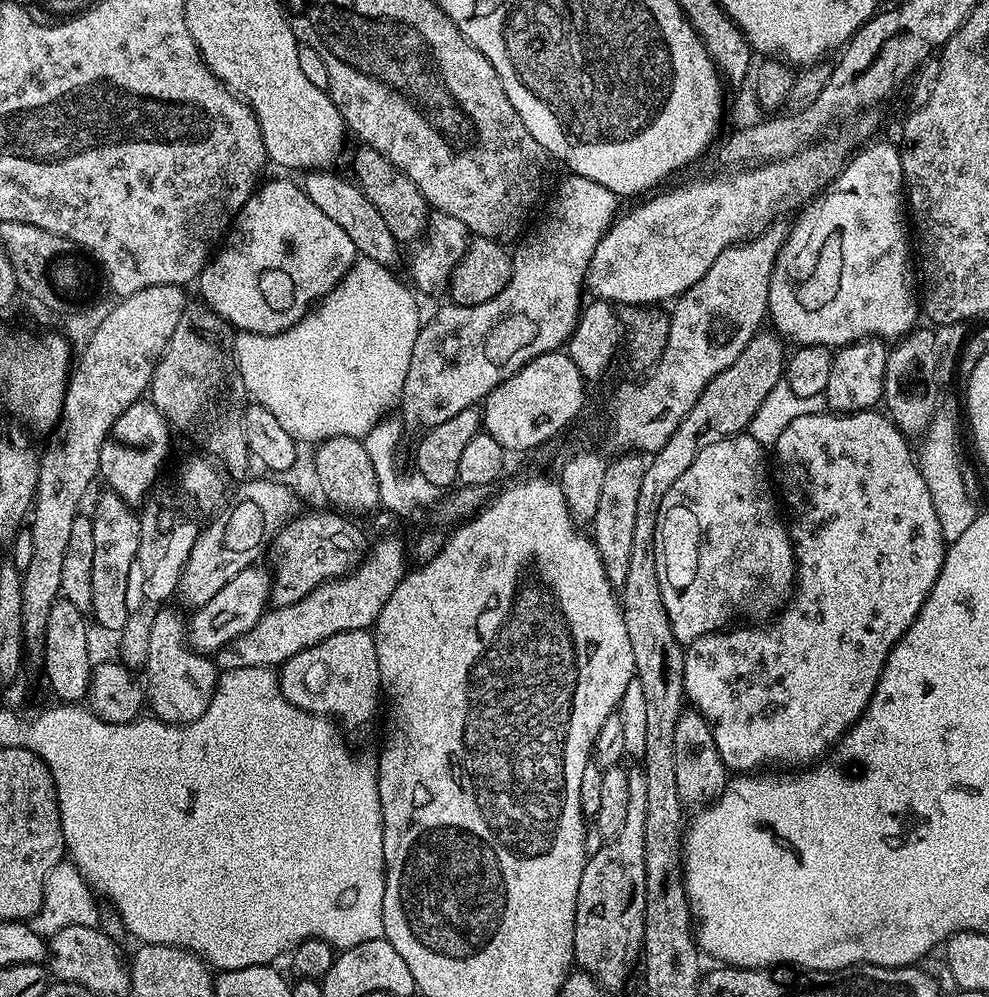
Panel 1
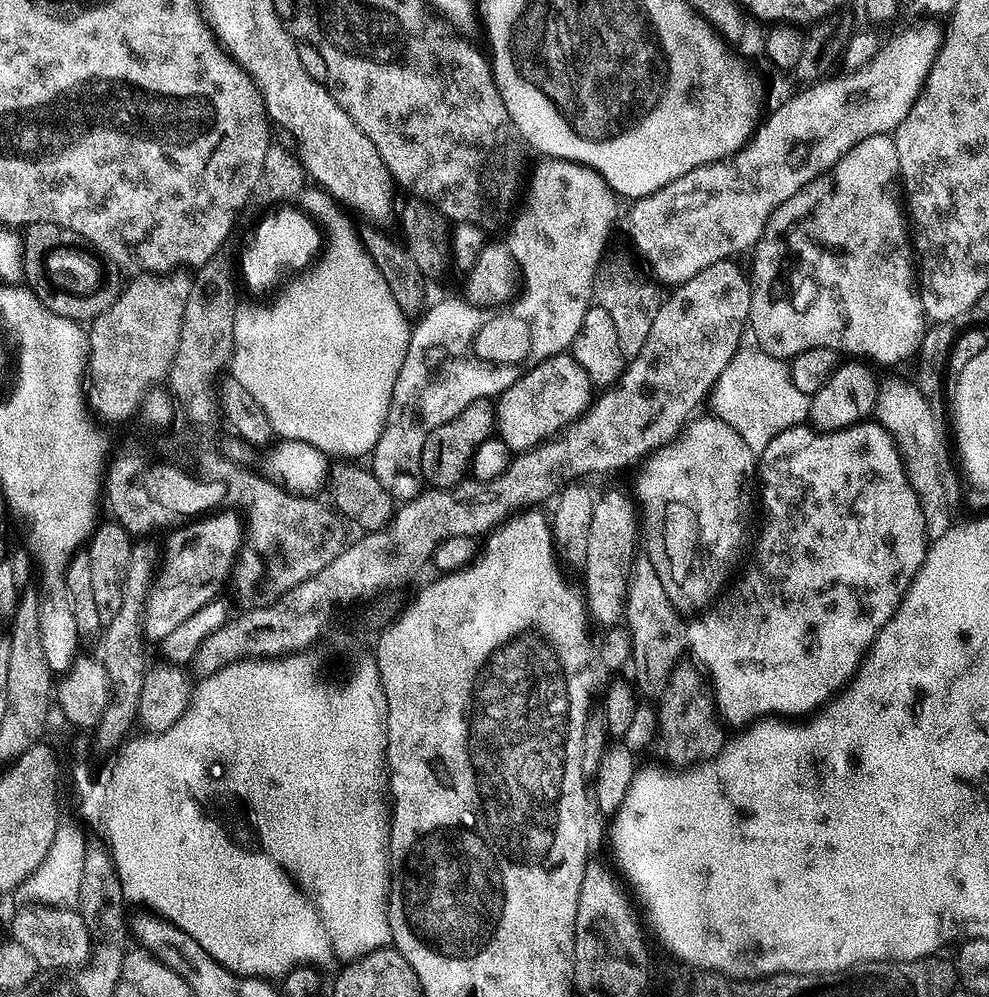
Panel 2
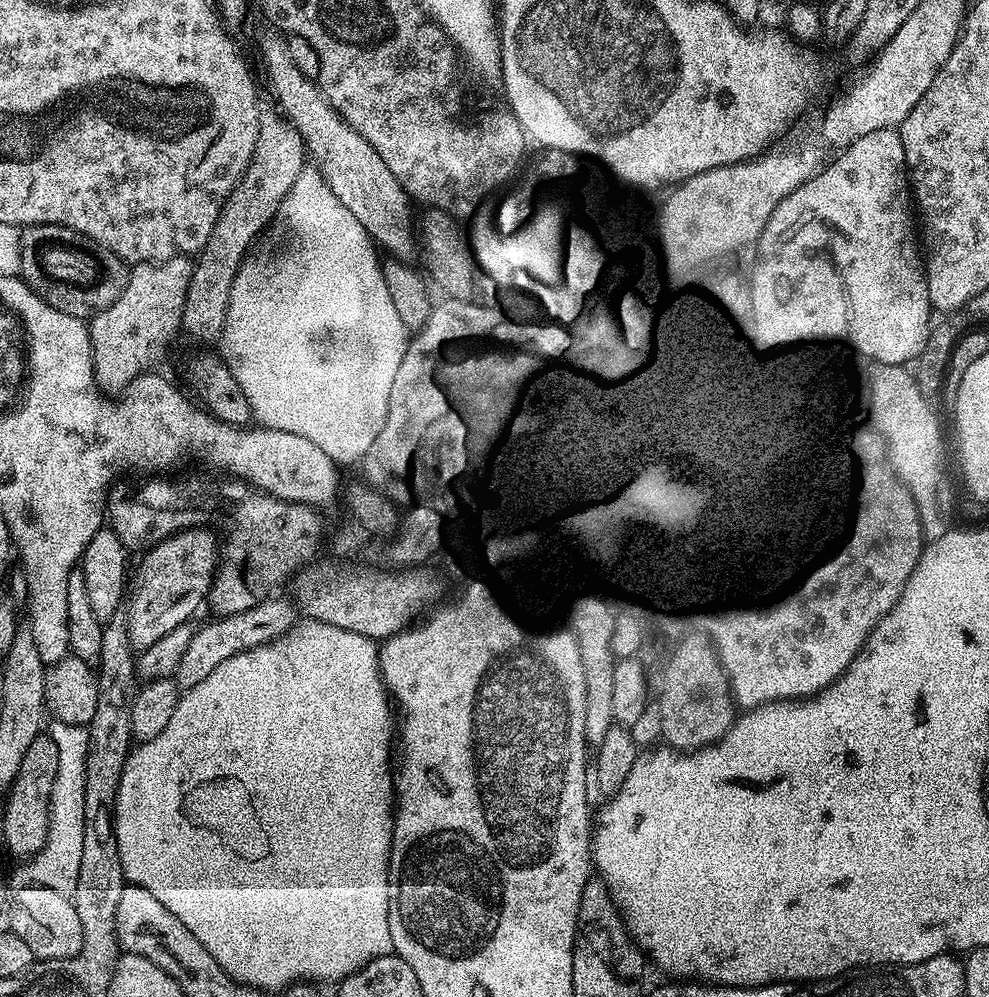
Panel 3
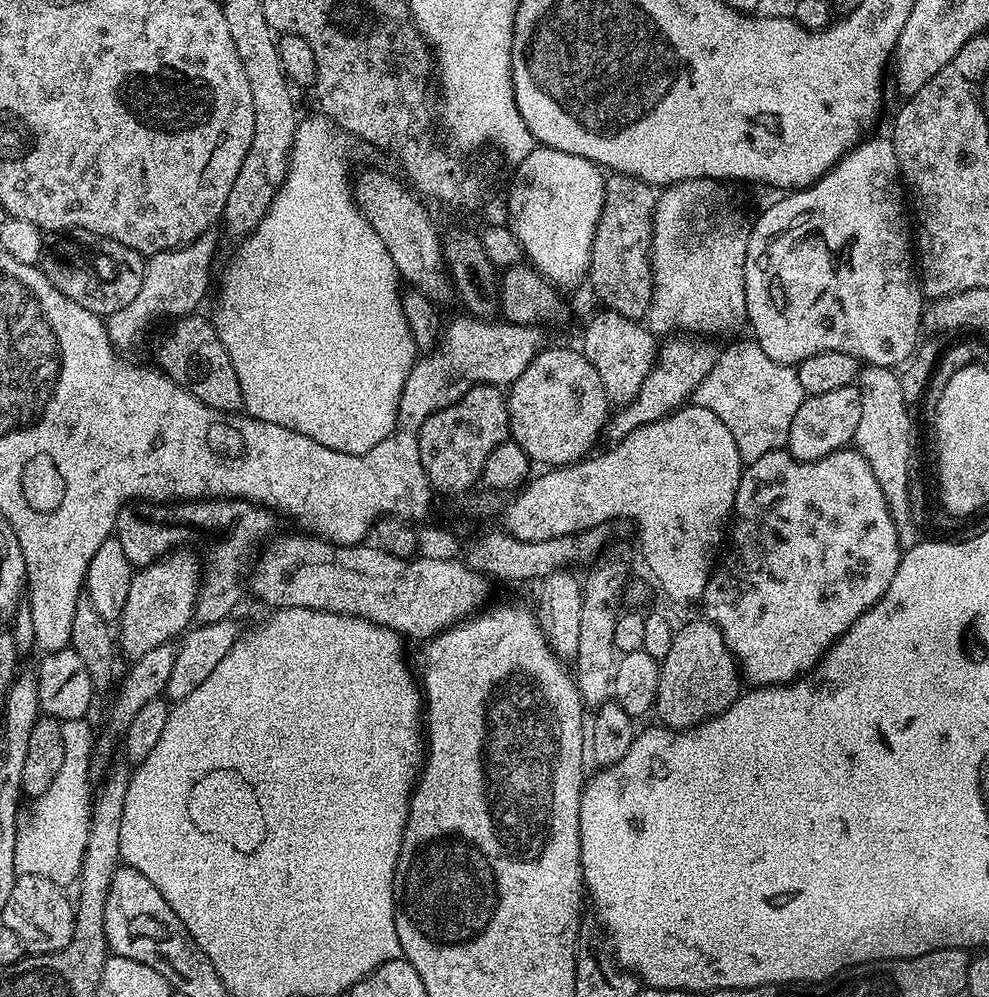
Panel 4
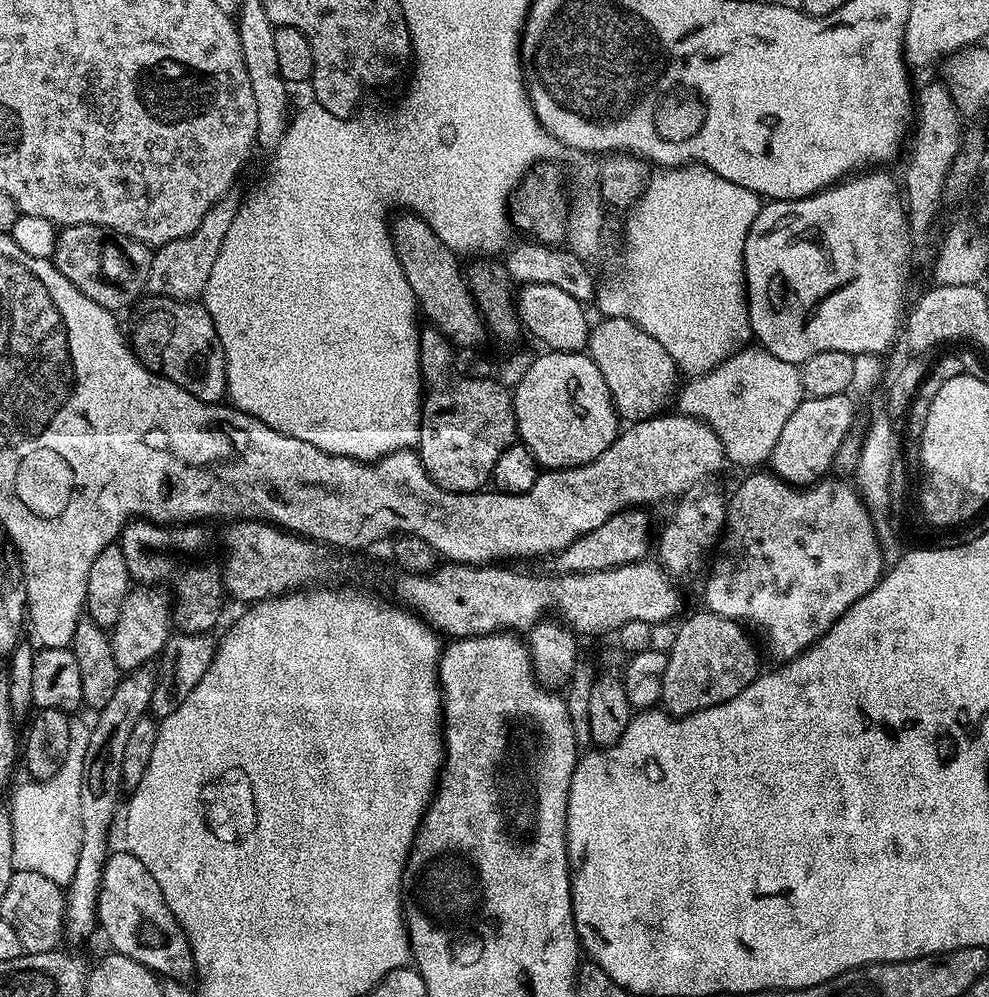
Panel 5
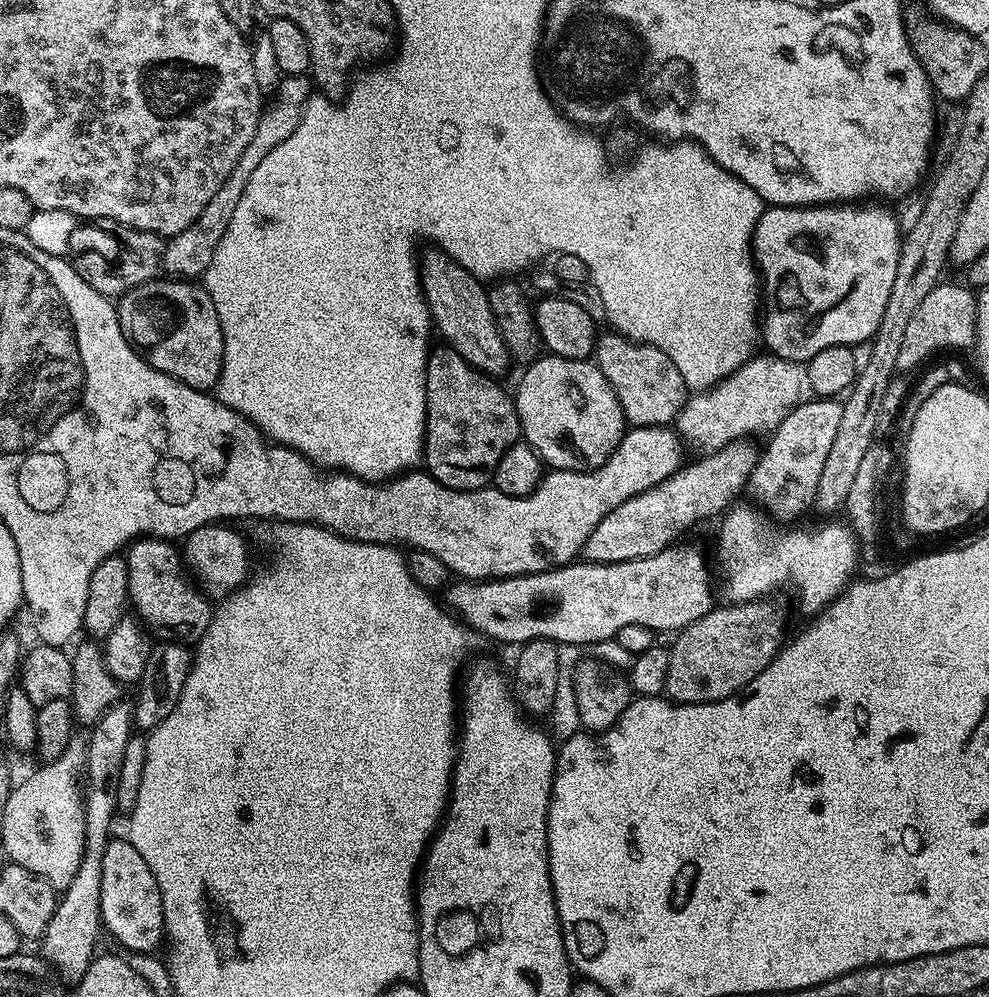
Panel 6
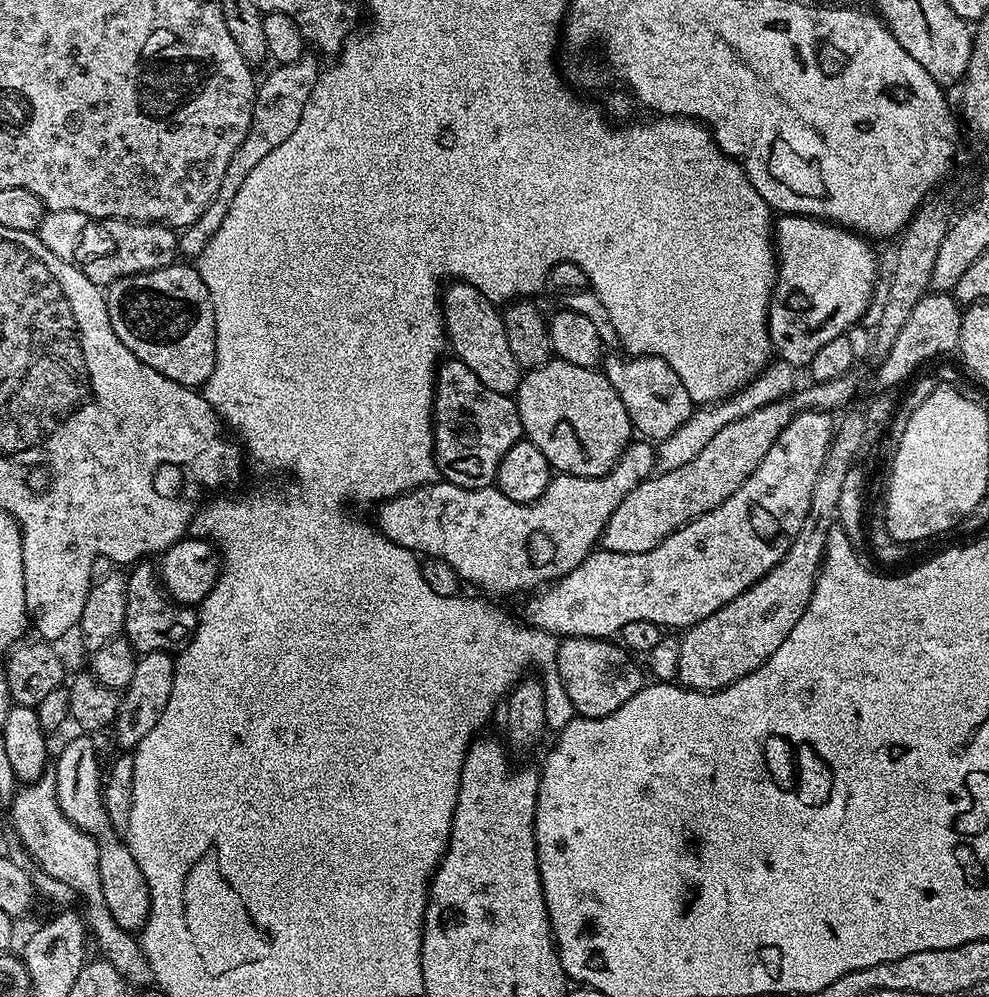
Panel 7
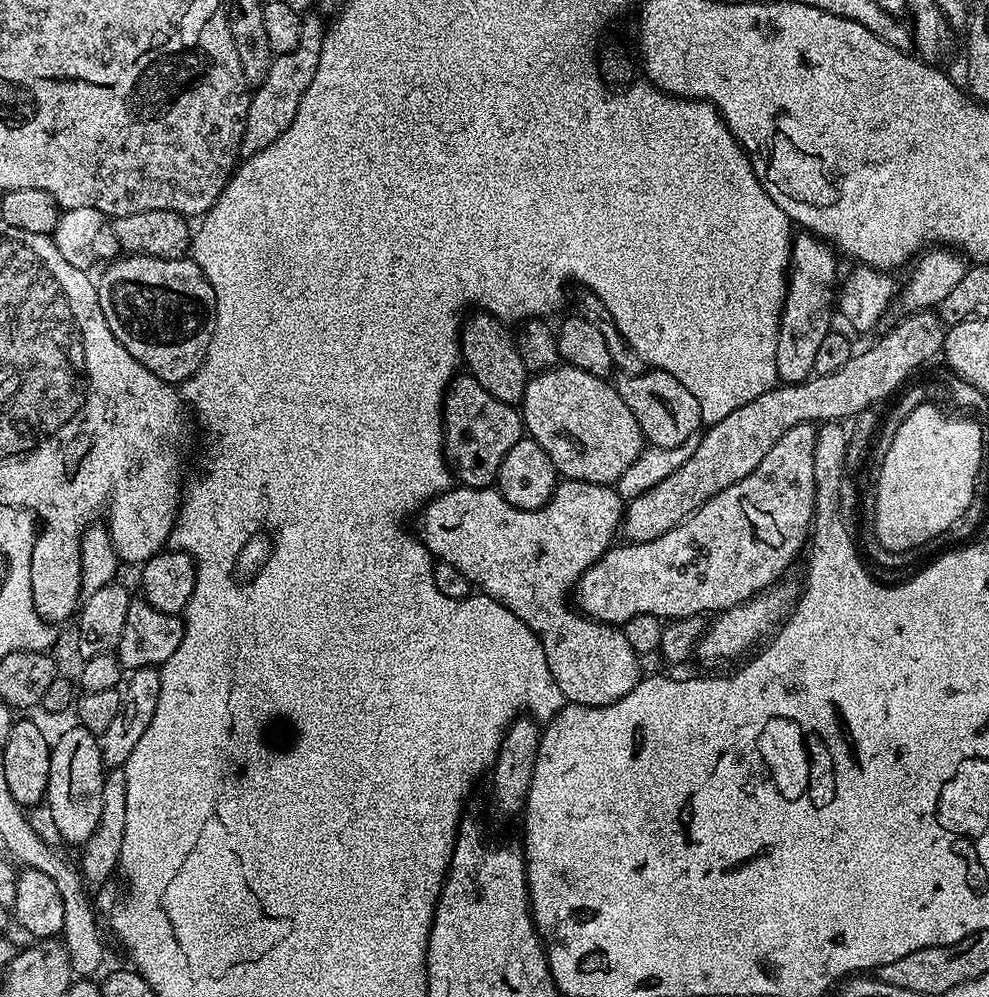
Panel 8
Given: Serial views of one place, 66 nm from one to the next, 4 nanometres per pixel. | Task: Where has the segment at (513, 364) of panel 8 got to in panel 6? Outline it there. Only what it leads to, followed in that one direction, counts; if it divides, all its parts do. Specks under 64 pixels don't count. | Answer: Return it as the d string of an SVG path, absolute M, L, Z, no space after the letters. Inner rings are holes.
M432 246L428 253L421 255L418 260L420 270L420 289L424 291L424 301L432 315L432 323L437 333L445 336L447 347L454 349L471 368L477 372L493 378L499 377L499 372L504 372L510 365L508 347L502 342L502 334L494 322L494 314L490 310L490 302L485 285L476 277L470 275L457 260L452 259L447 251L439 252L439 247Z

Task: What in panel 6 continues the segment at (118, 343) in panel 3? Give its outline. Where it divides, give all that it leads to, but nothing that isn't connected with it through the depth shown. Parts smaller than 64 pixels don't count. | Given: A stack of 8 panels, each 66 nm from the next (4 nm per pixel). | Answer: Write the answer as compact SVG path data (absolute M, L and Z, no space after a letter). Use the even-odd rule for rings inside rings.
M307 75L284 76L274 89L272 101L263 105L257 126L254 130L254 138L250 138L250 144L234 162L234 168L230 174L226 174L226 182L218 186L218 194L206 202L202 214L198 214L196 221L186 230L182 230L176 236L171 237L164 245L163 271L172 278L200 278L208 269L210 258L214 256L214 250L218 248L218 242L222 240L222 234L226 232L226 226L230 224L230 218L234 216L234 209L238 206L238 198L242 198L242 190L246 190L246 182L250 182L250 174L274 150L274 146L282 146L294 130L298 130L298 122L304 113L305 103L310 95L310 80Z

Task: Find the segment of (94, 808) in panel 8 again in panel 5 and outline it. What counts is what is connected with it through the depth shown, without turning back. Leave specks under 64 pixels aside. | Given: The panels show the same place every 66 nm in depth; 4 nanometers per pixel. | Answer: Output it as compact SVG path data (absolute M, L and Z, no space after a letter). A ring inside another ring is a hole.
M127 850L113 851L104 863L100 893L96 899L96 918L99 931L112 943L112 952L134 958L161 978L191 981L194 976L192 947L180 923L174 918L166 898L154 882L154 874Z

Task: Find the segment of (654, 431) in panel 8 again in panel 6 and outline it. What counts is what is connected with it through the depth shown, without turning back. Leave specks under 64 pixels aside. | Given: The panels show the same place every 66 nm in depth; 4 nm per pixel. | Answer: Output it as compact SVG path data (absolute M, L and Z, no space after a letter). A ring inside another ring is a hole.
M615 330L609 333L609 336L601 335L597 339L594 363L600 367L602 374L606 374L606 382L610 382L614 394L618 394L625 421L633 428L663 428L671 425L686 399L684 379L682 374L678 374L678 366L674 366L674 362L670 362L670 358L666 358L666 354L654 346L627 340Z

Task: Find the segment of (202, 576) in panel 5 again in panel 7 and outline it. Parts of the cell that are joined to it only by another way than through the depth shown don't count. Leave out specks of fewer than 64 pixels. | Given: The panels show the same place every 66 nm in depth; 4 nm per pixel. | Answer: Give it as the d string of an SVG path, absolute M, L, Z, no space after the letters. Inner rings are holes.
M136 562L131 565L126 579L126 618L124 619L123 637L131 646L133 652L143 654L146 652L175 653L192 639L196 629L195 607L187 604L177 604L168 599L165 591L160 586L158 572L148 562Z

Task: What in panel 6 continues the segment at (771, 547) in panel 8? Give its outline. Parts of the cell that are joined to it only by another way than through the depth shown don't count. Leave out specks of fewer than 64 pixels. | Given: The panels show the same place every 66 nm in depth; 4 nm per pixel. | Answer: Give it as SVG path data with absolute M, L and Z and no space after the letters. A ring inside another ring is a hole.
M813 398L786 414L775 432L767 437L768 445L759 453L750 477L750 492L777 521L795 521L792 520L795 516L815 505L818 478L834 442L834 433L838 431L843 409L839 399ZM680 542L671 543L652 557L634 558L632 561L610 562L609 564L573 562L564 565L562 568L551 568L548 572L535 572L529 576L507 576L501 580L478 581L460 578L455 582L449 583L446 588L446 593L448 592L447 607L453 613L458 614L459 619L467 624L473 633L480 635L481 632L482 635L493 636L494 639L501 640L504 644L516 644L516 646L523 646L529 640L549 640L560 646L562 644L600 644L603 640L611 641L616 637L618 630L622 630L622 626L646 626L656 634L660 634L660 632L675 634L681 628L690 626L690 622L698 622L698 618L705 616L714 606L714 600L712 600L712 576L708 573L708 564L704 561L703 554L698 549L691 548L688 544L680 544Z

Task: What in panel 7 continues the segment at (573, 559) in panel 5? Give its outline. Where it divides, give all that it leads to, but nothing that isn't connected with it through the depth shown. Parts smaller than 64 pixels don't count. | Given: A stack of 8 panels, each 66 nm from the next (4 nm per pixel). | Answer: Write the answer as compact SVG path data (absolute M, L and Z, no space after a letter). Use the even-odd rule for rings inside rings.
M855 375L842 378L817 380L809 383L791 396L783 396L780 400L770 402L718 430L714 438L697 455L683 466L675 470L657 473L645 477L622 502L607 520L607 526L601 536L601 547L614 553L646 553L664 541L674 530L683 527L694 517L717 508L754 470L758 470L758 462L766 458L766 450L774 446L778 434L790 426L790 422L800 412L835 413L835 408L844 408L856 396Z

